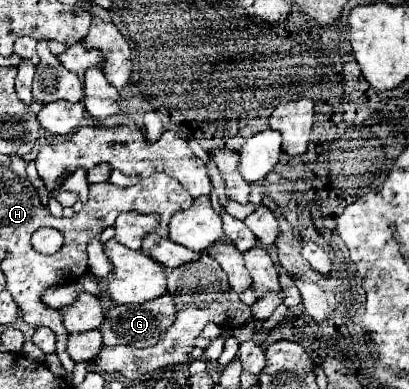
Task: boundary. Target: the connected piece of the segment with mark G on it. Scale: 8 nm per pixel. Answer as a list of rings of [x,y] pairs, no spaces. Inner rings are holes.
[[[161,296],[157,300],[149,300],[143,304],[125,304],[125,306],[113,306],[105,312],[105,318],[99,326],[99,332],[103,334],[103,344],[127,344],[127,346],[153,346],[165,330],[175,320],[175,306],[169,296]]]

